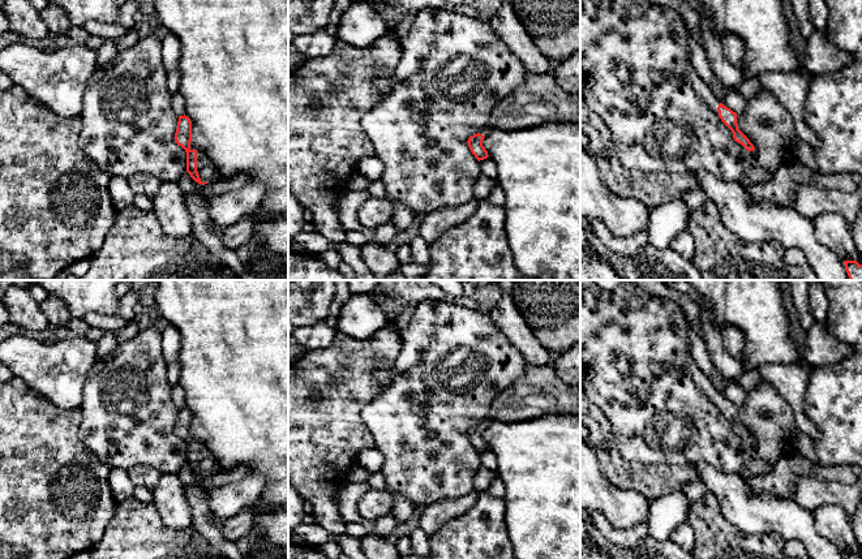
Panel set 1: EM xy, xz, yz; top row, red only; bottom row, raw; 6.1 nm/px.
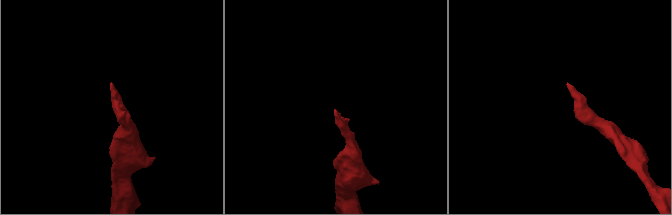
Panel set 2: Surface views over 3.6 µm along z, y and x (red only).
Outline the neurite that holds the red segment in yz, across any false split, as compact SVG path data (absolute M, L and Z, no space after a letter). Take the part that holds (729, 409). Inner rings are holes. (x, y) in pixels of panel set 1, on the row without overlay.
M690 356L690 370L694 378L694 382L699 390L715 404L719 407L721 413L732 422L733 430L736 434L741 435L747 443L754 443L755 439L750 431L738 421L737 405L730 400L719 394L713 387L711 380L703 374L698 367L694 360Z

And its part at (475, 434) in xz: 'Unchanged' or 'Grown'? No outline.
Grown

